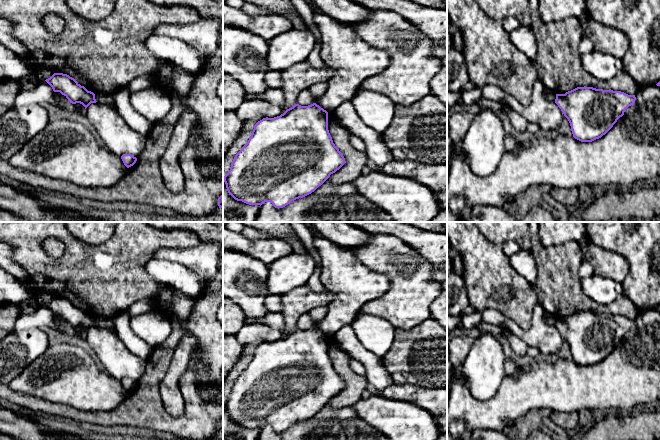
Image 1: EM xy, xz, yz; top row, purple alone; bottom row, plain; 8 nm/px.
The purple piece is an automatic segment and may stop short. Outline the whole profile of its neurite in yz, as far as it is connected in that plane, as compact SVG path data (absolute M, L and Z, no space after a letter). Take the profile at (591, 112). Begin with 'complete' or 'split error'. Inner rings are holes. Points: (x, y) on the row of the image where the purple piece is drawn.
complete | M584 86L556 94L555 103L568 119L573 137L592 142L605 135L635 100L635 95L621 91Z

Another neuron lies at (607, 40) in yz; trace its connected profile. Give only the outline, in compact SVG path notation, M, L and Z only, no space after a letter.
M587 14L578 19L583 34L593 40L594 50L623 59L629 49L629 39L624 32L605 26Z

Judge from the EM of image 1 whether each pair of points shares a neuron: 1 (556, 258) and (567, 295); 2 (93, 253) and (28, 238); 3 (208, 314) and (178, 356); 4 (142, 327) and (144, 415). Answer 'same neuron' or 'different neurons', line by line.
1: same neuron
2: same neuron
3: different neurons
4: different neurons

